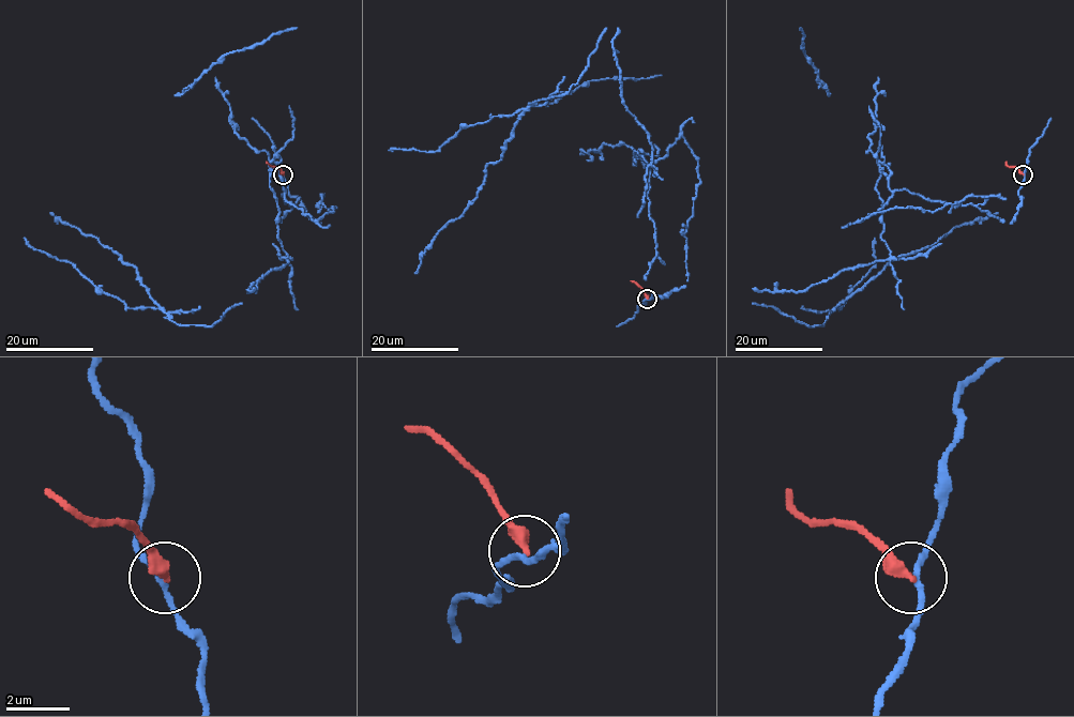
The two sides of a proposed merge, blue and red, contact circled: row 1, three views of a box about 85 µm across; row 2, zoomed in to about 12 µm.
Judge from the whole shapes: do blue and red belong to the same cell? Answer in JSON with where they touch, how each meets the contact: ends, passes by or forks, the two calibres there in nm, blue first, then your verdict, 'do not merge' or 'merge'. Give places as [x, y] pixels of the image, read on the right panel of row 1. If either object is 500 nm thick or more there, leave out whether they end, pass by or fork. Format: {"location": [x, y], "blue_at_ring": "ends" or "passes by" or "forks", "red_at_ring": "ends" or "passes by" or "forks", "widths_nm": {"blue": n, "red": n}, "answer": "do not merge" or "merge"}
{"location": [1023, 174], "blue_at_ring": "passes by", "red_at_ring": "ends", "widths_nm": {"blue": 170, "red": 400}, "answer": "do not merge"}

